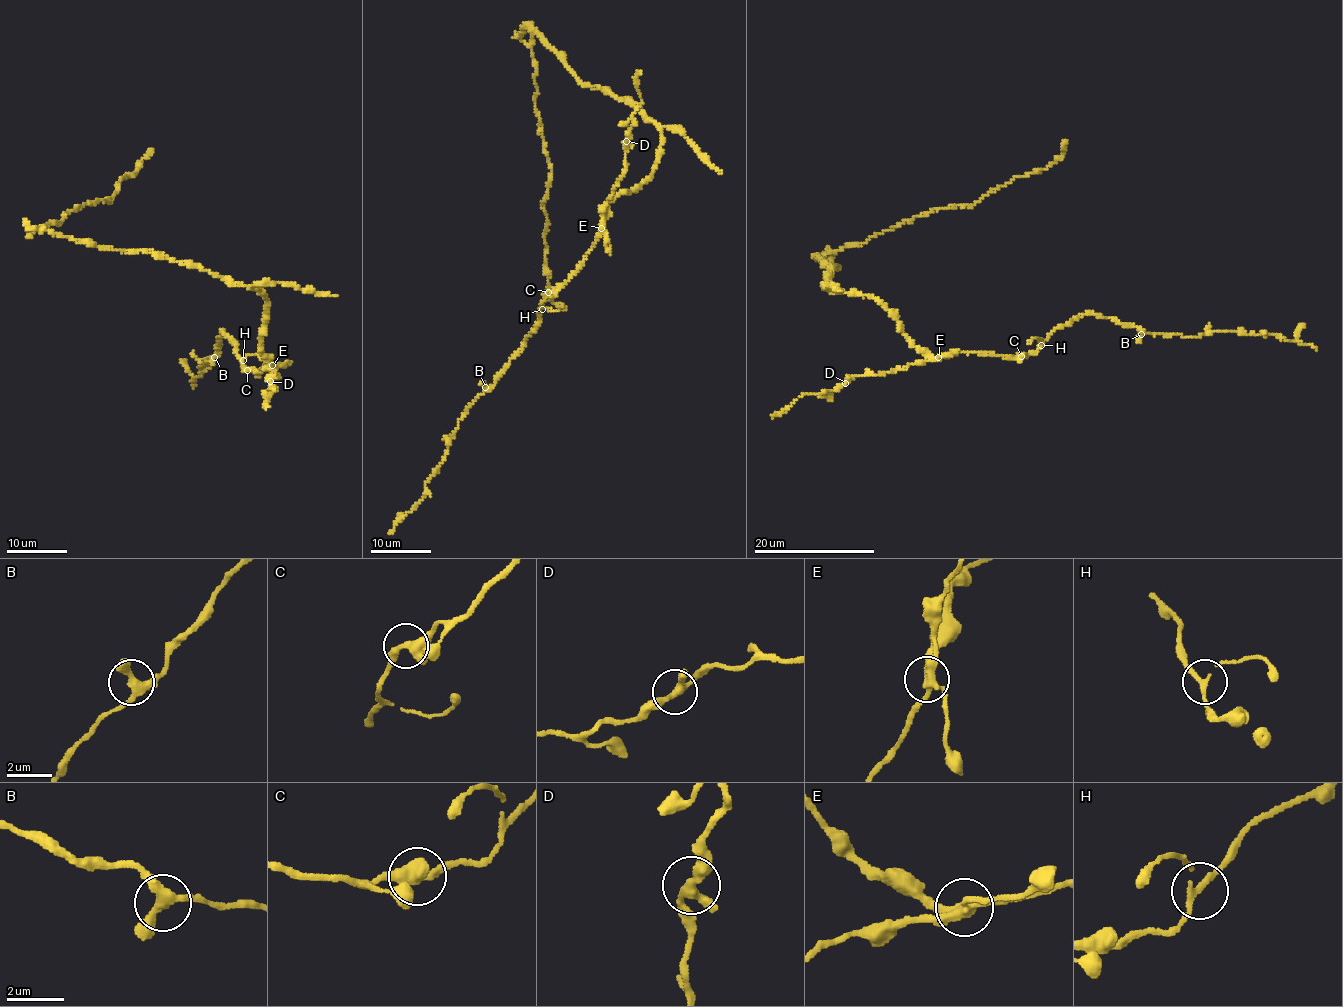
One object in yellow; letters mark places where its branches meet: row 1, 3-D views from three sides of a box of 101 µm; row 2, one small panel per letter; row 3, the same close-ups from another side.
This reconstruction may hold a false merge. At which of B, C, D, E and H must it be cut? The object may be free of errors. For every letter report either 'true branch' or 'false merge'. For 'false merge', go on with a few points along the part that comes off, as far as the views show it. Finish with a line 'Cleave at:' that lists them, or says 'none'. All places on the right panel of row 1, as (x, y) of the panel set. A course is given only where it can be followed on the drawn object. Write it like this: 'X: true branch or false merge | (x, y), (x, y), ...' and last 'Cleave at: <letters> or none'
B: true branch
C: true branch
D: true branch
E: false merge | (938, 357), (874, 298), (834, 292), (839, 267), (819, 258), (971, 205), (1048, 168), (1065, 139)
H: true branch
Cleave at: E

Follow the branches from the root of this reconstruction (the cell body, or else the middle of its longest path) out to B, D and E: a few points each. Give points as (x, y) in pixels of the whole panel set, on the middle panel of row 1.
B: (661, 140), (652, 173), (612, 198), (584, 261), (547, 292), (521, 350), (485, 387)
D: (661, 140), (652, 173), (642, 183), (612, 198), (603, 219), (603, 210), (626, 166), (626, 141)
E: (661, 140), (652, 173), (642, 183), (612, 198), (602, 228)

